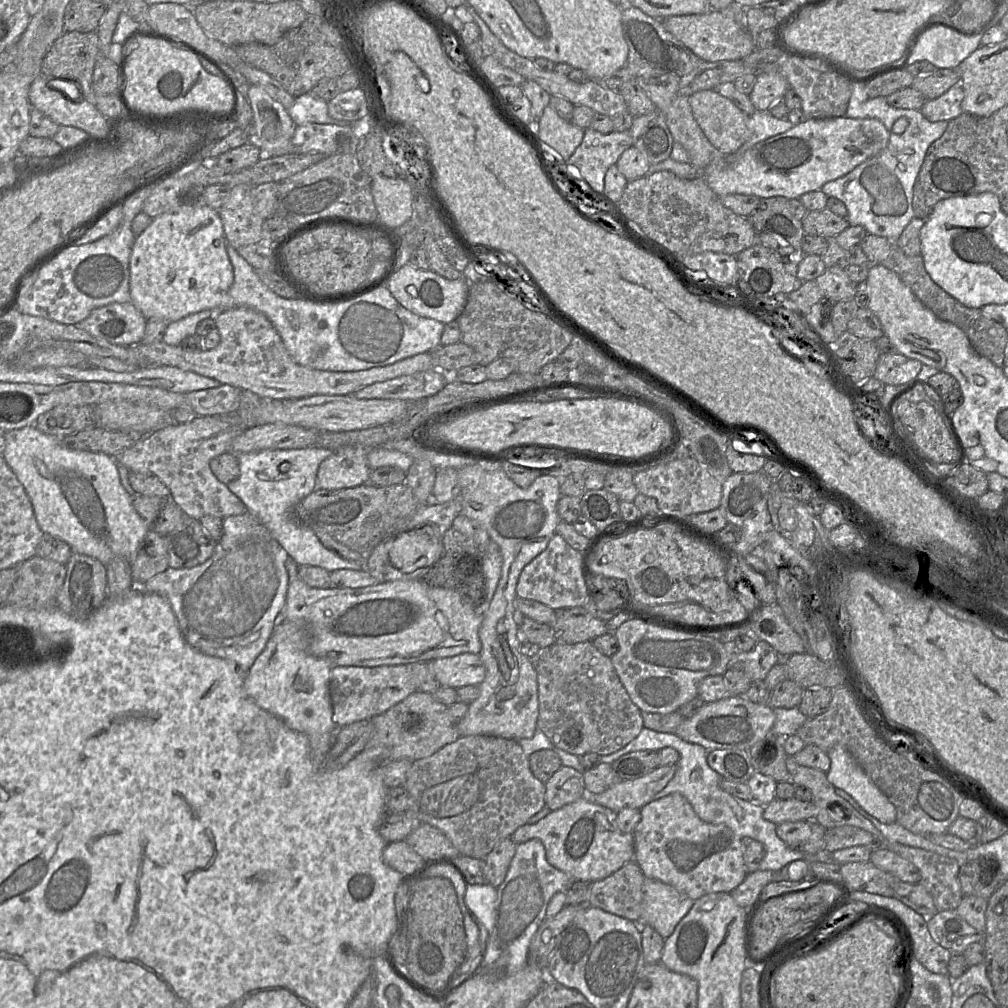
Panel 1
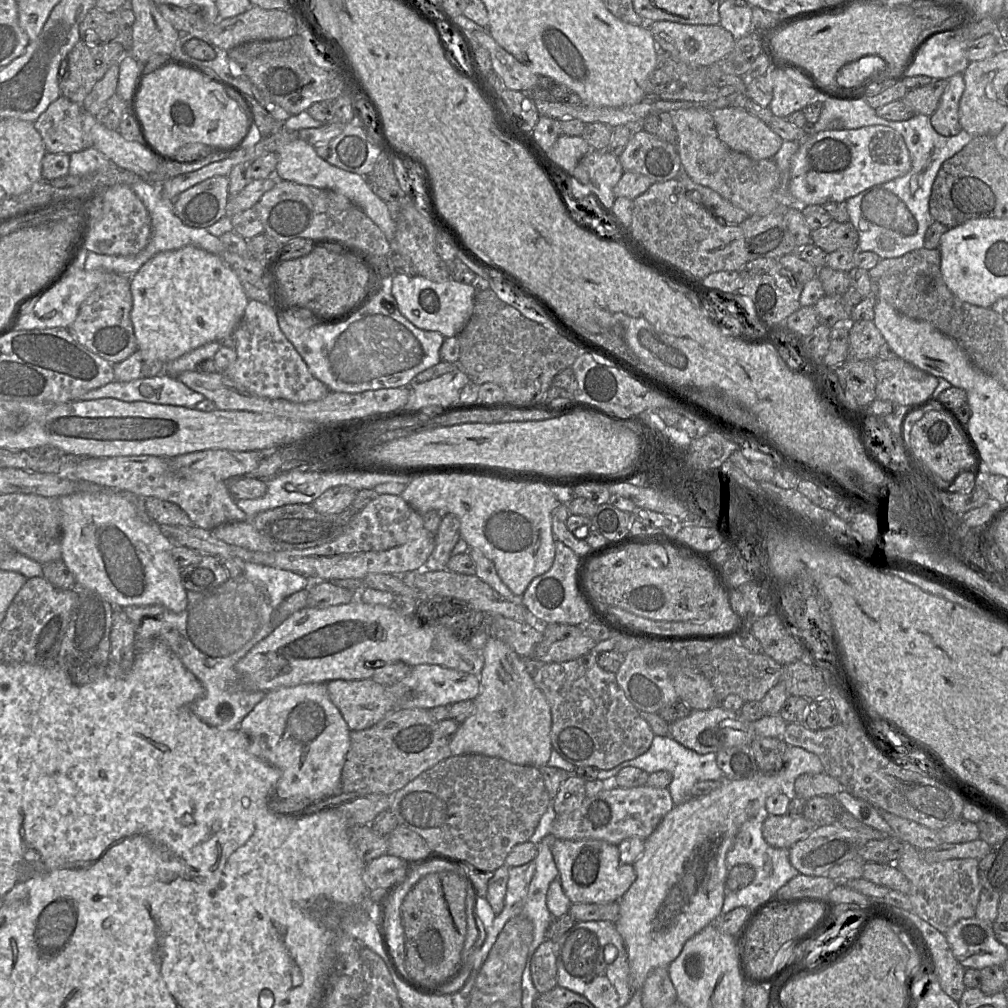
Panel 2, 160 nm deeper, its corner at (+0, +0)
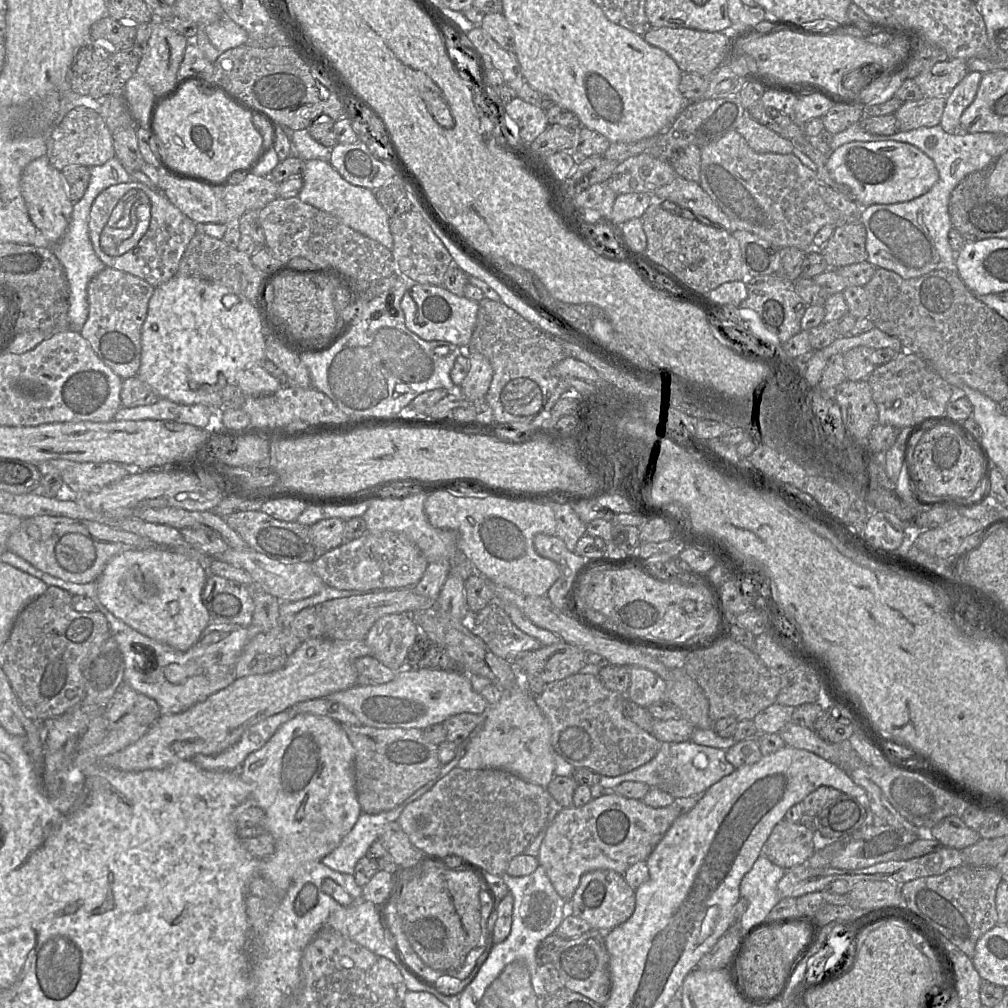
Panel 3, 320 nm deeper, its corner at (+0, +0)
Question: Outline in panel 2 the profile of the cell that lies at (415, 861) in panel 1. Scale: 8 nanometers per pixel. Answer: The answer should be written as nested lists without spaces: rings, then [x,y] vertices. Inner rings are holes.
[[[388,853],[372,860],[365,868],[363,881],[370,891],[372,901],[391,893],[391,889],[403,882],[412,865]]]

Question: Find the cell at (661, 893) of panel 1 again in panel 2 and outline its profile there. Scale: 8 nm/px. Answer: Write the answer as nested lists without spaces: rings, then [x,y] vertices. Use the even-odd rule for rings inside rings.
[[[788,746],[785,765],[776,774],[758,771],[752,778],[723,781],[707,795],[688,799],[665,815],[654,832],[645,840],[642,855],[634,863],[636,879],[619,900],[619,918],[614,923],[621,935],[628,955],[632,994],[641,991],[649,974],[658,967],[668,967],[681,953],[686,942],[705,927],[715,924],[722,915],[725,885],[729,873],[726,856],[735,836],[747,820],[769,815],[766,800],[780,792],[792,793],[795,780],[802,774],[824,773],[819,757],[801,747]]]

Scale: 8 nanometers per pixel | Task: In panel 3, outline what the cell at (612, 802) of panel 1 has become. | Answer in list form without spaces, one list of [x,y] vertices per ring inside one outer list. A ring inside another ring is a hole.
[[[613,790],[592,799],[582,807],[563,808],[548,827],[538,855],[542,866],[559,896],[566,902],[573,897],[581,877],[595,870],[612,870],[621,875],[637,862],[646,861],[676,819],[672,806],[653,808],[642,800],[625,798]]]

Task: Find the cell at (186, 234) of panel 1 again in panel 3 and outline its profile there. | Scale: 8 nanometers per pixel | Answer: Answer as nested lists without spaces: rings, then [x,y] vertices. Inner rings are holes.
[[[174,276],[165,283],[155,287],[150,298],[146,319],[141,329],[141,359],[137,376],[150,385],[159,398],[184,405],[203,404],[212,409],[221,409],[223,392],[228,386],[236,385],[238,372],[254,365],[259,365],[265,359],[265,330],[253,302],[229,285],[211,282],[195,277]]]

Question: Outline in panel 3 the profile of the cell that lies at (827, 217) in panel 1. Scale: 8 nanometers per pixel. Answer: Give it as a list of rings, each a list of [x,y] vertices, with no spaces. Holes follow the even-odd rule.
[[[862,223],[836,226],[821,251],[828,268],[840,268],[867,261],[866,230]]]

